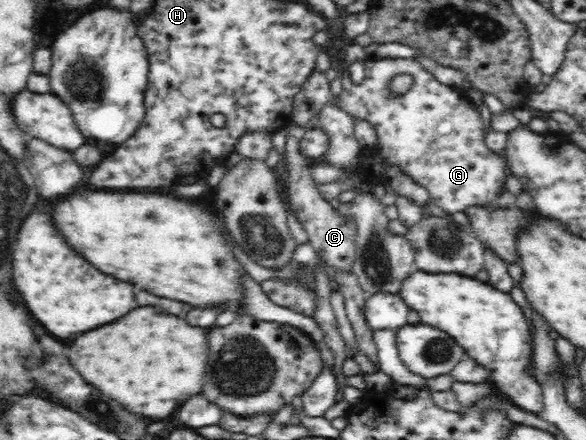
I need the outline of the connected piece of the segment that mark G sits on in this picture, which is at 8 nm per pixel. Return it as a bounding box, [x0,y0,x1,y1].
[335,57,508,215]

